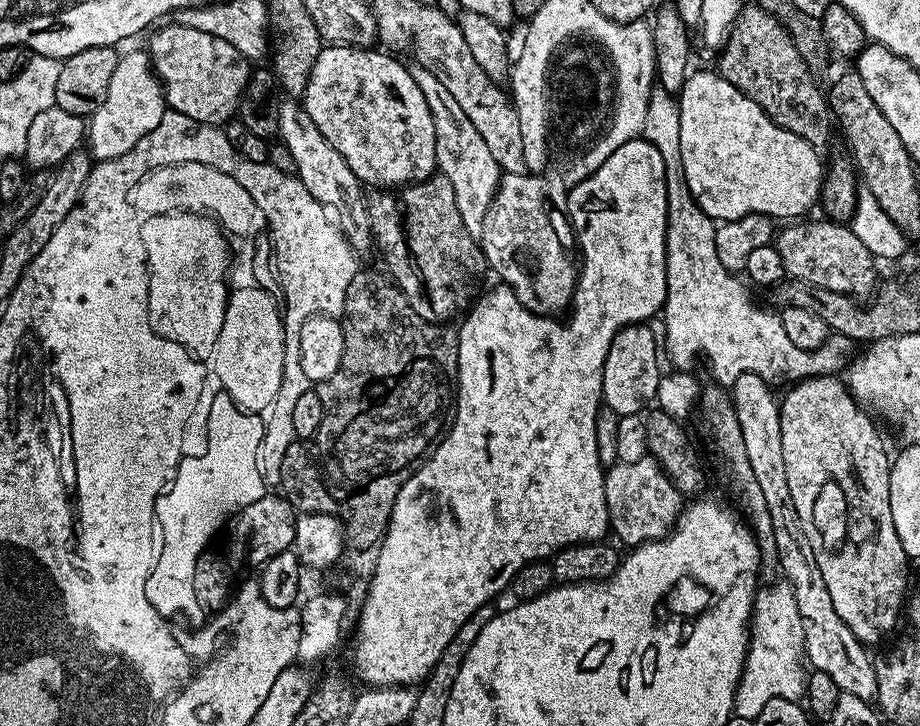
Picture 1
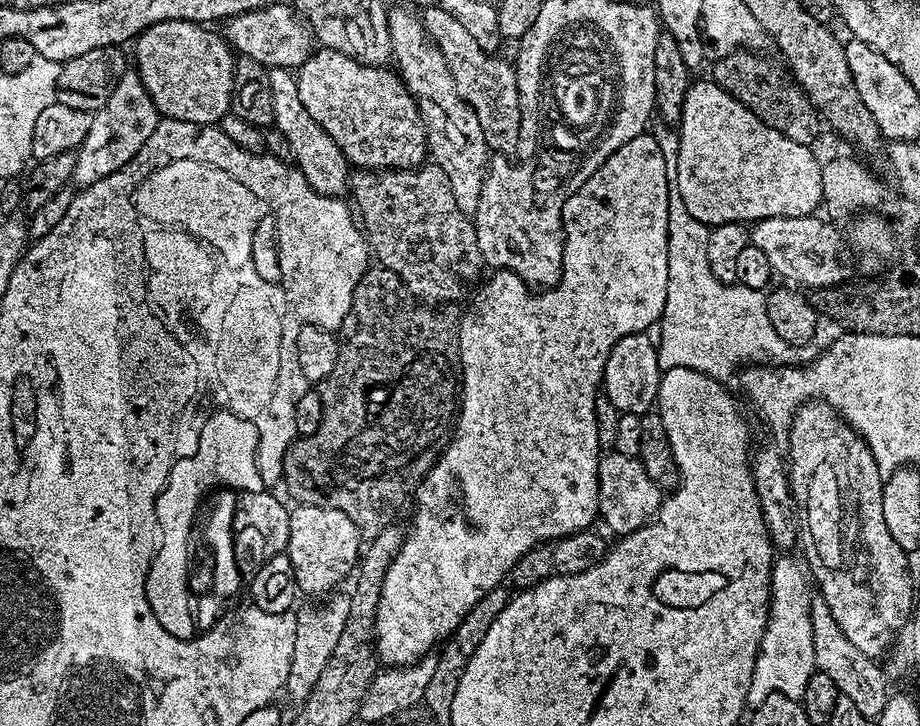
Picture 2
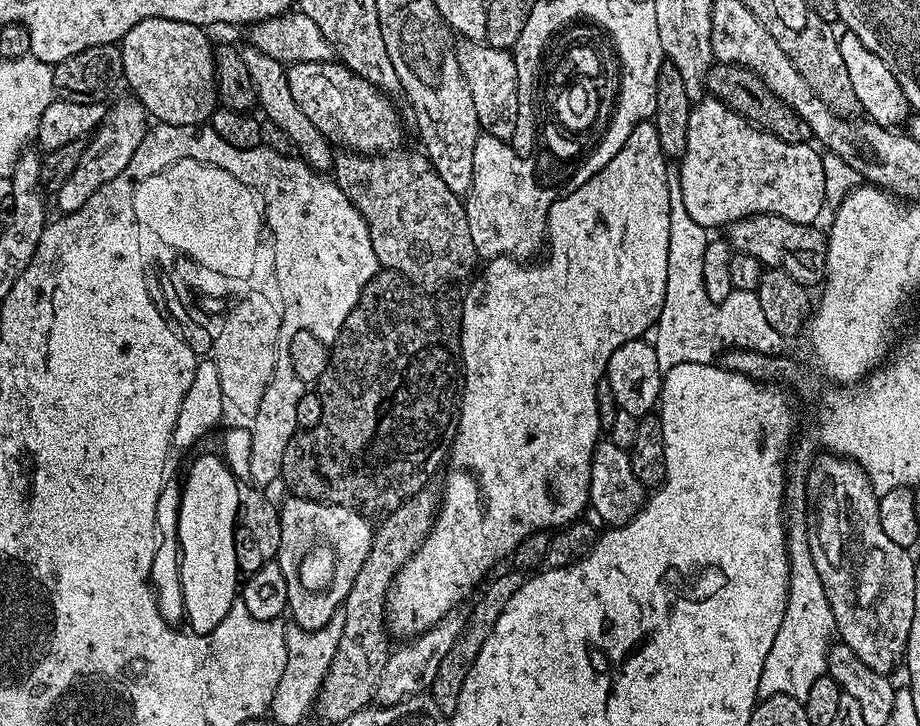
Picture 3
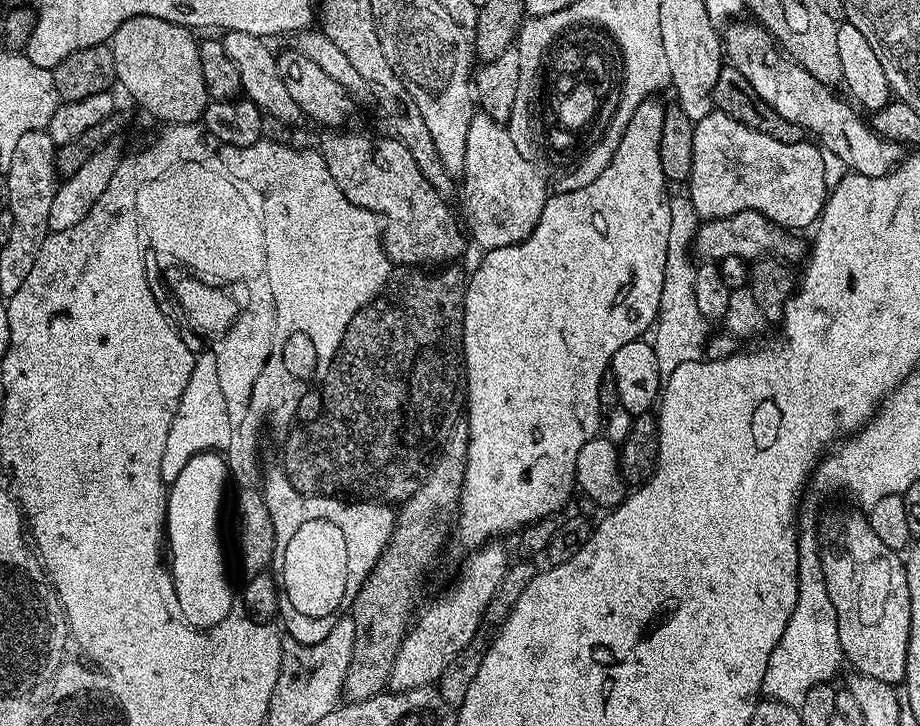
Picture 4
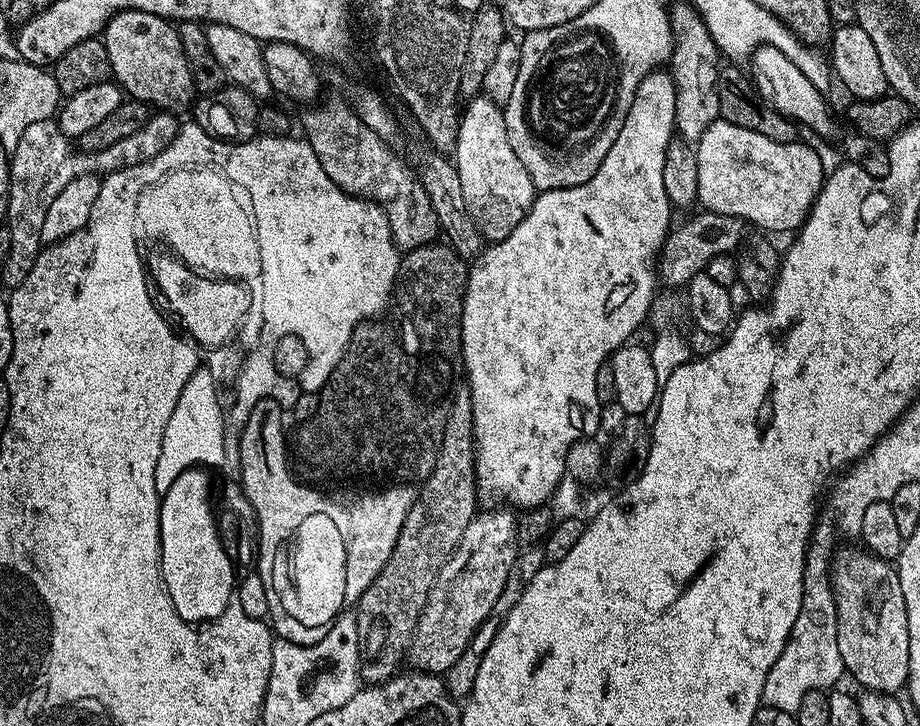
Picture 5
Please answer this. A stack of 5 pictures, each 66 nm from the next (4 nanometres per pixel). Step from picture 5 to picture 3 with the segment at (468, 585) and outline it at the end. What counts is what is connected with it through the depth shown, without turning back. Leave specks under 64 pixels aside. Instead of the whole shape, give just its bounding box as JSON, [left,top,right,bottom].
[376,614,466,705]

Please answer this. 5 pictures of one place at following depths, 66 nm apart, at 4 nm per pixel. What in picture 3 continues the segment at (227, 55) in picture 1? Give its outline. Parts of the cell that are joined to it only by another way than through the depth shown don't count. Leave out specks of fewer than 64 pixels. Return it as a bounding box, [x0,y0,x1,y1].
[118,18,218,126]

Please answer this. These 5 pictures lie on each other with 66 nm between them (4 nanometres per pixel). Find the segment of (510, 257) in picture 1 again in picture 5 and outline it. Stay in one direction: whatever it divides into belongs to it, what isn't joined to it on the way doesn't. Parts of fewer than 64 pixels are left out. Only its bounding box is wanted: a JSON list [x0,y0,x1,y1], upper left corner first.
[454,96,538,242]

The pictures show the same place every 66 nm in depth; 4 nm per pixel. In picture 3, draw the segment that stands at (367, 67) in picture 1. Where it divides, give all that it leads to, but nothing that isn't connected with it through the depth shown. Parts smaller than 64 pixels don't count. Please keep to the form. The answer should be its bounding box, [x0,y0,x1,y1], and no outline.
[287,62,404,156]

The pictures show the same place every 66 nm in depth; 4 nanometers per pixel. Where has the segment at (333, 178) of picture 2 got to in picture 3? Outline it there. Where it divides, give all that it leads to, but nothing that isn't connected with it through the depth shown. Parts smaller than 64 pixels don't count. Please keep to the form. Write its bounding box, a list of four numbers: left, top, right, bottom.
[243,46,334,173]

